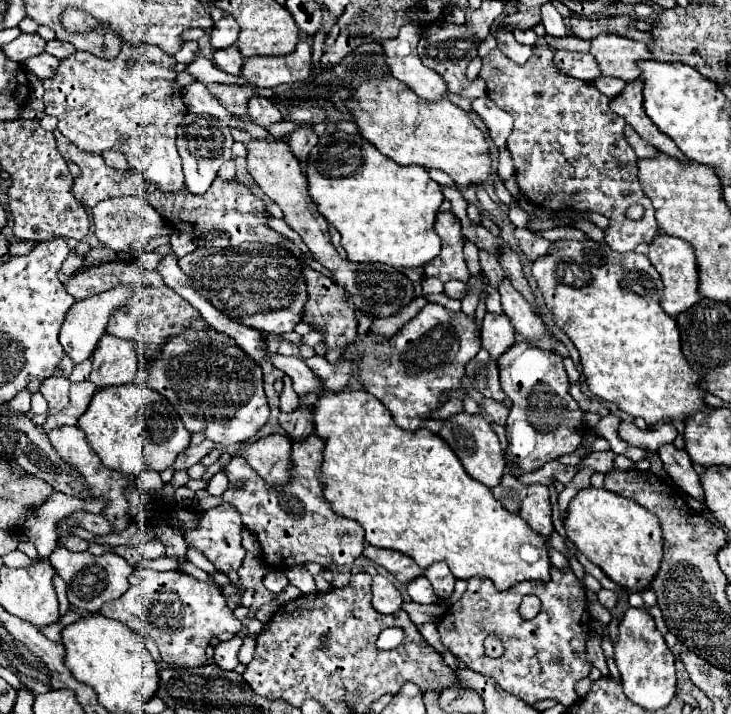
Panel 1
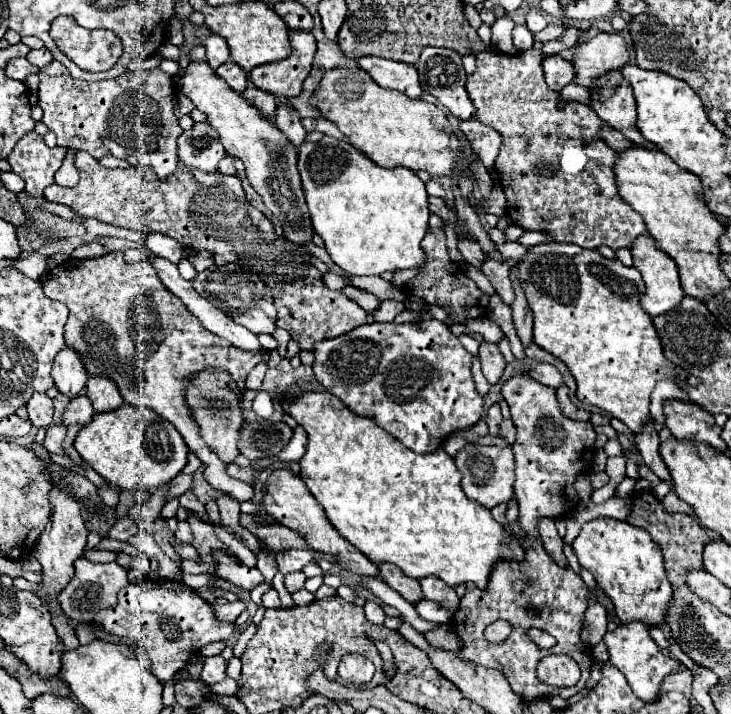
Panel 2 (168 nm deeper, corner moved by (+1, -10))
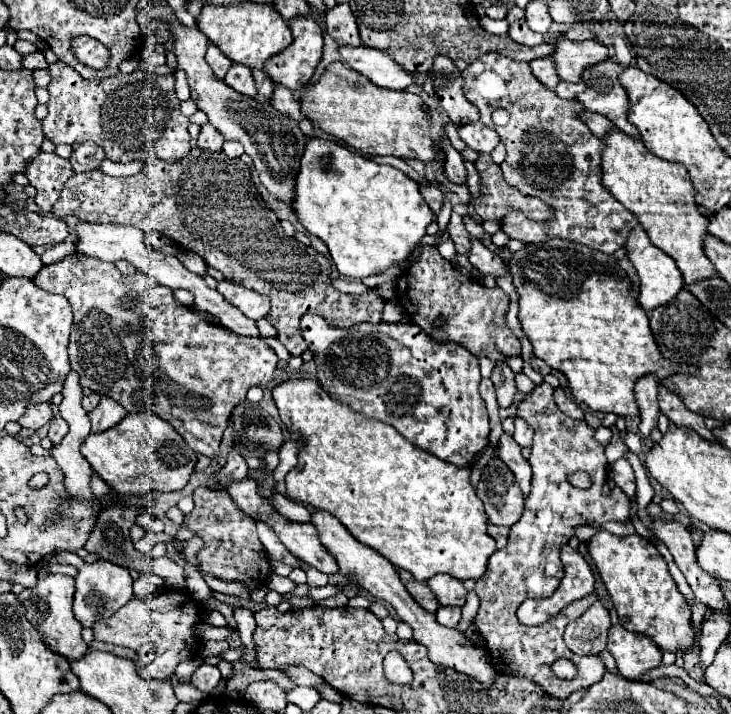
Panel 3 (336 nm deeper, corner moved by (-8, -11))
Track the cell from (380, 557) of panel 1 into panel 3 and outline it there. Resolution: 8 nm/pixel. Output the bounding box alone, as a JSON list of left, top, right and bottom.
[398,571,438,613]

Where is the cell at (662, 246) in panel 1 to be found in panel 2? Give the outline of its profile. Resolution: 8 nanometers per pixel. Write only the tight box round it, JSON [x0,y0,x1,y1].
[629,234,685,316]

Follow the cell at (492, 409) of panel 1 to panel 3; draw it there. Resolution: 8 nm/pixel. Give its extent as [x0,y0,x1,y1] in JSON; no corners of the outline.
[514,417,532,447]

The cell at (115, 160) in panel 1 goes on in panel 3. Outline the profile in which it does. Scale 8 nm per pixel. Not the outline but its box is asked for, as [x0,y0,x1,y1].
[100,159,142,177]

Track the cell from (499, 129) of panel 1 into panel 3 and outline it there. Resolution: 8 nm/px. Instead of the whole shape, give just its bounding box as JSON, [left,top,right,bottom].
[460,123,500,153]

